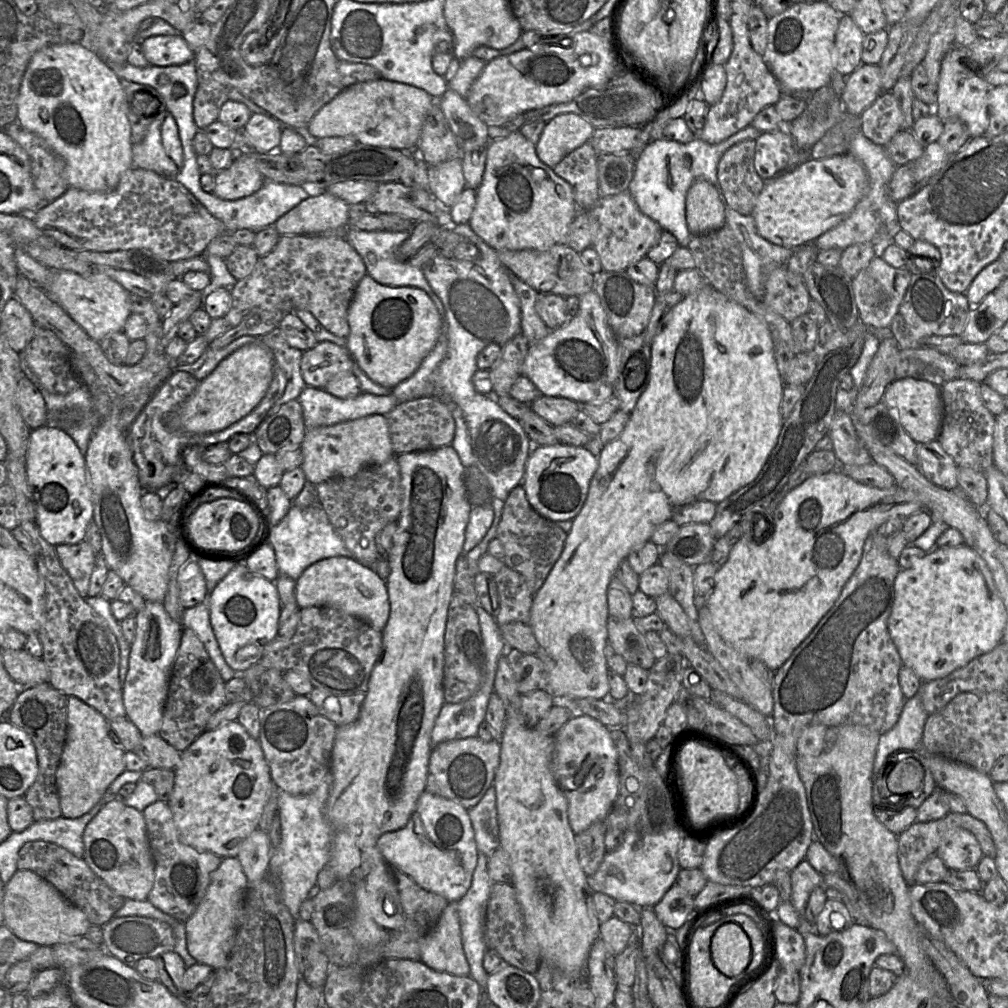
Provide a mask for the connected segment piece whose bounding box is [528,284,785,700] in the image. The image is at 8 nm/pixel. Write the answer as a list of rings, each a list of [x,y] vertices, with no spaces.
[[[707,284],[693,294],[687,295],[664,318],[664,325],[651,344],[651,360],[649,382],[629,415],[622,433],[613,441],[604,444],[597,457],[598,468],[591,479],[586,500],[573,519],[563,550],[550,570],[541,588],[533,596],[530,619],[531,627],[538,642],[536,656],[545,665],[548,674],[548,690],[555,699],[593,698],[605,700],[609,696],[607,664],[604,648],[608,642],[607,589],[610,580],[615,576],[617,567],[628,555],[650,541],[656,528],[682,507],[696,501],[711,501],[715,504],[746,486],[758,476],[771,451],[777,444],[784,420],[781,417],[780,405],[785,384],[780,376],[774,356],[774,345],[771,331],[767,324],[757,315],[742,305],[734,302],[711,285]]]

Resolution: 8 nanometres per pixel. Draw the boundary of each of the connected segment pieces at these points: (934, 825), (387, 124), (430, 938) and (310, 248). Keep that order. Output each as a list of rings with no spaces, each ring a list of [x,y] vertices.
[[[949,812],[943,818],[930,822],[916,821],[897,836],[899,864],[903,873],[903,877],[909,887],[916,883],[916,874],[920,865],[928,857],[936,855],[936,852],[940,844],[945,840],[945,838],[949,835],[950,832],[960,828],[970,831],[977,838],[981,846],[983,856],[988,856],[994,859],[996,855],[996,847],[993,838],[991,836],[991,833],[989,832],[987,826],[982,821],[976,819],[968,812],[967,813]]]
[[[383,78],[353,84],[324,105],[307,128],[316,139],[351,137],[357,142],[401,151],[415,150],[422,126],[436,101],[423,89]]]
[[[456,902],[446,905],[424,937],[419,960],[439,972],[456,976],[469,975],[470,967],[462,947]]]
[[[340,234],[280,235],[275,248],[259,258],[252,273],[237,281],[230,289],[232,302],[225,318],[229,327],[234,327],[251,311],[295,313],[298,310],[305,310],[310,312],[327,331],[335,336],[347,338],[349,335],[348,309],[355,290],[366,273],[362,257]]]

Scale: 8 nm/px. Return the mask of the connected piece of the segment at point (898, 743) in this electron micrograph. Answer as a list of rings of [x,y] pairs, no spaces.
[[[920,690],[911,699],[905,699],[904,707],[896,725],[880,735],[877,746],[876,756],[873,765],[872,778],[874,781],[878,778],[880,768],[887,757],[899,750],[921,750],[923,748],[923,731],[928,713],[925,711]]]

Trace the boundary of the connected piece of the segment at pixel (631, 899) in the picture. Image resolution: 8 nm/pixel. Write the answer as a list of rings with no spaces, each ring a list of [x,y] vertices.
[[[676,826],[657,834],[625,831],[623,844],[615,851],[606,852],[597,871],[587,877],[589,887],[593,892],[604,893],[637,908],[653,907],[676,883],[682,869],[677,853],[683,837]]]

